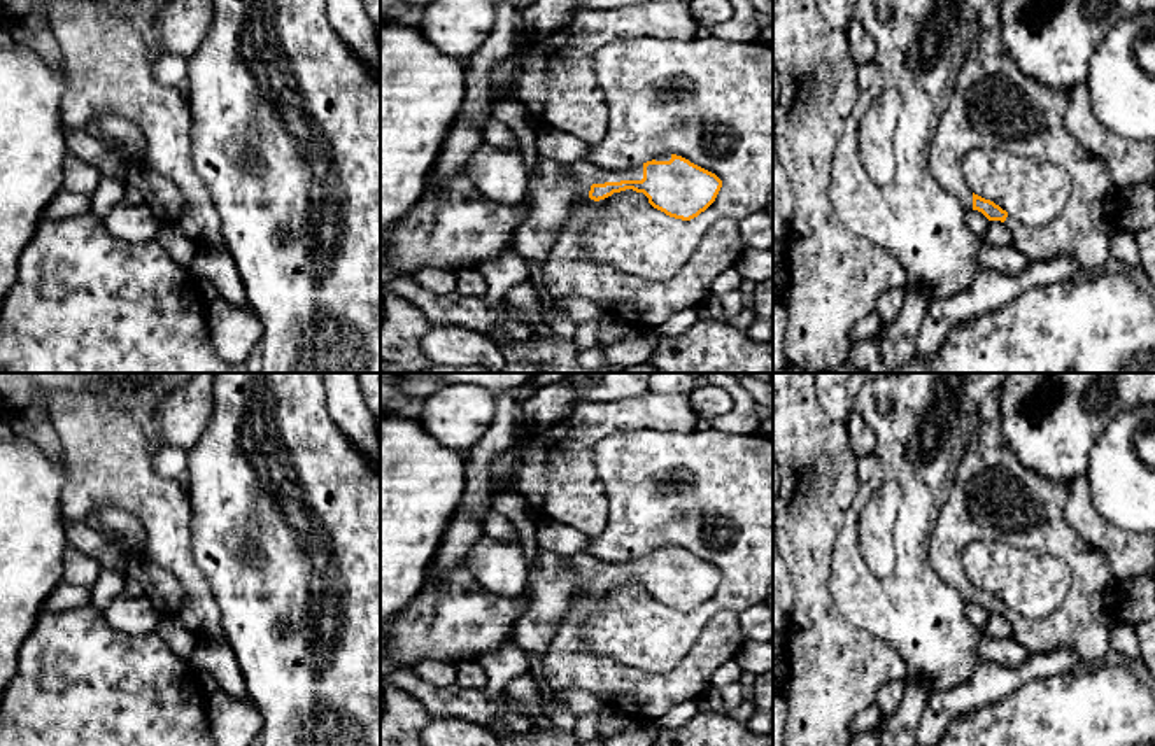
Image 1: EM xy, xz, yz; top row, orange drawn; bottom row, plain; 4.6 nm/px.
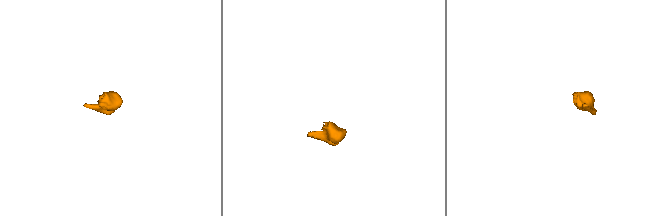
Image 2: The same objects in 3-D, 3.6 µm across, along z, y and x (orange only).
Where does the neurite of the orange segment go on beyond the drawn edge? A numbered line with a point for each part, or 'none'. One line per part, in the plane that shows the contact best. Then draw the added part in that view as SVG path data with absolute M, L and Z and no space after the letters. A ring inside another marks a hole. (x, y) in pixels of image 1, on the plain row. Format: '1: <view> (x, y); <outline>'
1: xz (570, 662); M575 553L564 559L580 580L580 590L543 657L543 683L554 692L578 688L633 718L657 721L677 702L703 697L712 686L712 674L745 643L738 613L727 609L706 622L689 653L666 674L647 674L598 655L584 637L585 622L598 609L598 594L589 590L591 578L641 573L643 557L601 562L589 553Z

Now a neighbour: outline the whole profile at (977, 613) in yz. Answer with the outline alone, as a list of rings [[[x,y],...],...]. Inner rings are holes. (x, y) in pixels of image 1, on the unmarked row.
[[[966,602],[964,604],[964,611],[966,611],[966,616],[967,620],[976,627],[976,629],[983,629],[985,623],[987,623],[987,618],[988,618],[988,611],[978,604],[978,602]]]

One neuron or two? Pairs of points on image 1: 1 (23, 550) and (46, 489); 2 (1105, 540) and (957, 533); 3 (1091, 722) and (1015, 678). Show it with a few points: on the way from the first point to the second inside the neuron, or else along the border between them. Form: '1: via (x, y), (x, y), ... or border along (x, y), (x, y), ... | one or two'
1: via (23, 534), (23, 512), (30, 505) | one
2: border along (1066, 499), (1064, 520), (1101, 552), (1110, 568) | two
3: border along (1064, 673), (1033, 678), (989, 706) | two

